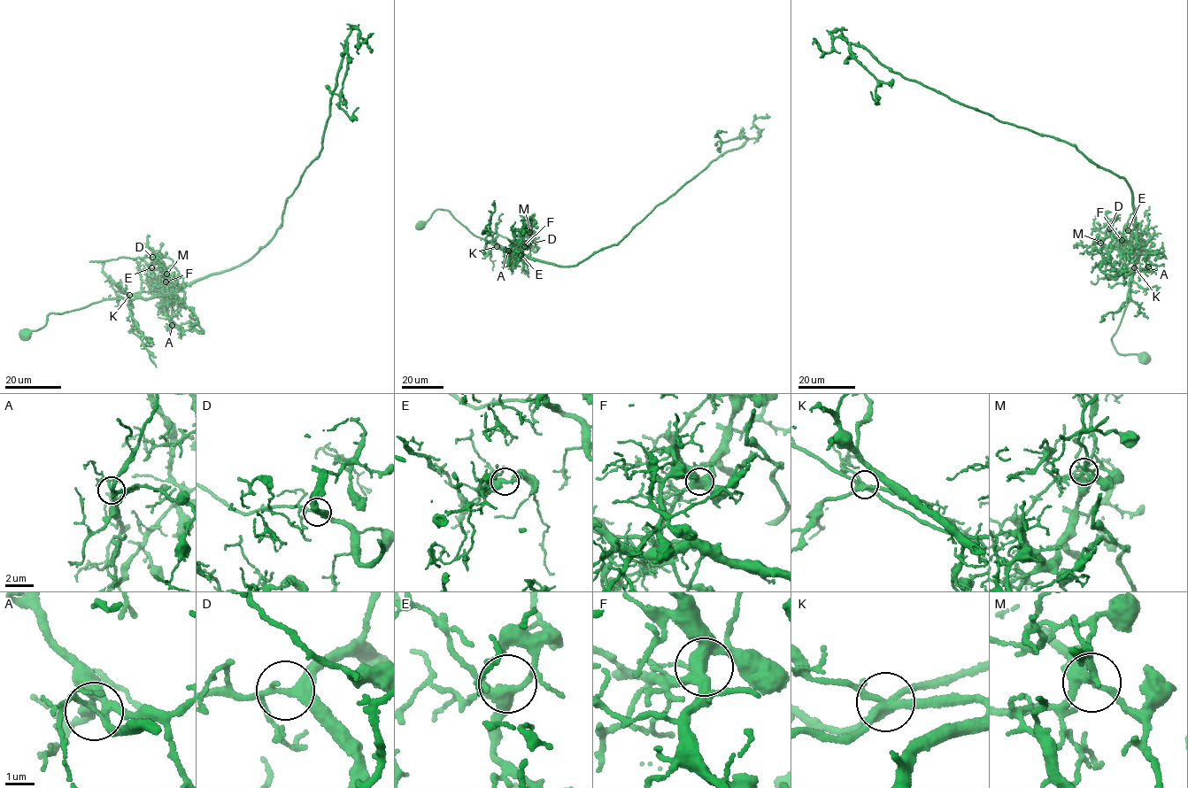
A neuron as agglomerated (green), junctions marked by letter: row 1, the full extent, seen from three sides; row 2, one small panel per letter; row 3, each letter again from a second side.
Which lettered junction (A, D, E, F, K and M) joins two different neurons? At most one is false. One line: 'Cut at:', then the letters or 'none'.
Cut at: M

